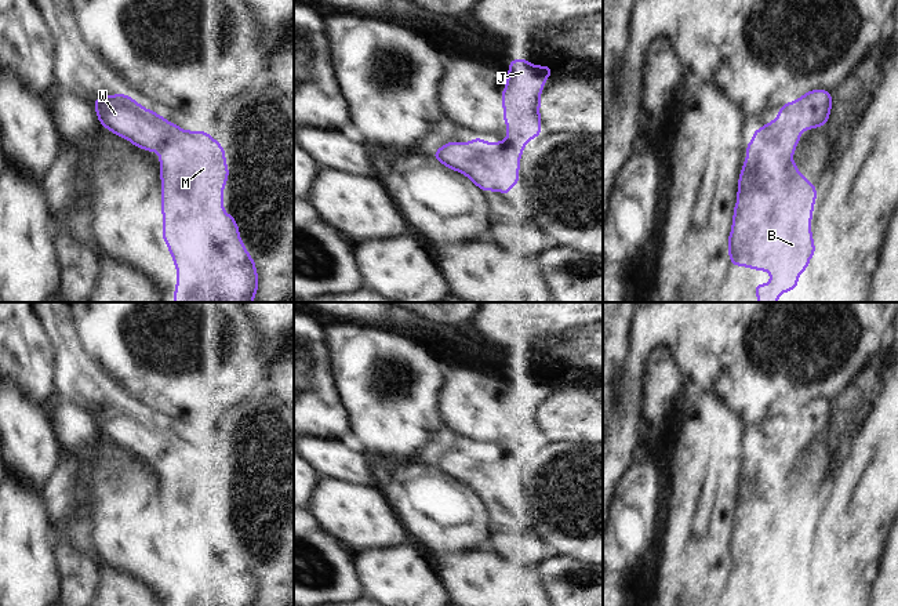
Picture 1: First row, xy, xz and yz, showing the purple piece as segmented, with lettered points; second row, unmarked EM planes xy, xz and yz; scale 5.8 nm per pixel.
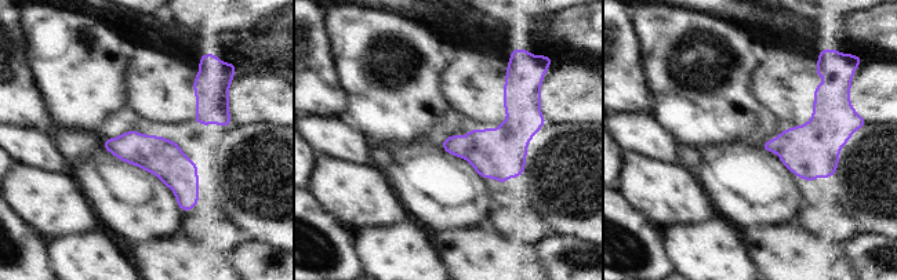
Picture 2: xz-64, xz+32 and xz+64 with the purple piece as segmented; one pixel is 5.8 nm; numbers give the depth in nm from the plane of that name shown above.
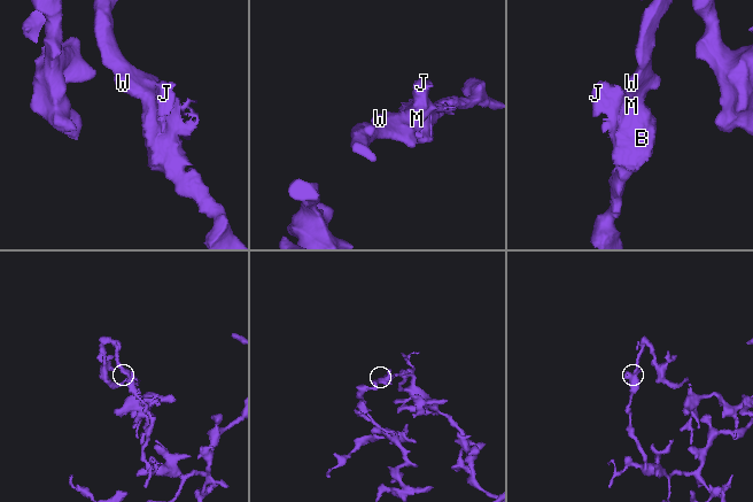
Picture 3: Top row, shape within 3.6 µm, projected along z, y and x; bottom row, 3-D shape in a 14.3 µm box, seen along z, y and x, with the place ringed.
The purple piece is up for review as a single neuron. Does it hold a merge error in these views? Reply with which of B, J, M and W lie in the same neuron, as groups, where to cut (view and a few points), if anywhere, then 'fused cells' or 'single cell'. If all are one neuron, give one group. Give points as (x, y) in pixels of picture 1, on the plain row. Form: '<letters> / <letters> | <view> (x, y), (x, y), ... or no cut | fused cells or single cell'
B J M W | no cut | single cell

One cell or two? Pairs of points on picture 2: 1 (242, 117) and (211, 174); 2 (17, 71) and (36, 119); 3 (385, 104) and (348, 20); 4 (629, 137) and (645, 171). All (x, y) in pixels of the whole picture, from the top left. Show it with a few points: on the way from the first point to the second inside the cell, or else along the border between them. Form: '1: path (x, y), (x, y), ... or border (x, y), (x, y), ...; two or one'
1: border (271, 124), (229, 126); two
2: path (17, 83), (17, 100), (24, 106); one
3: path (374, 83), (366, 72), (363, 40); one
4: border (624, 151), (668, 162); two

